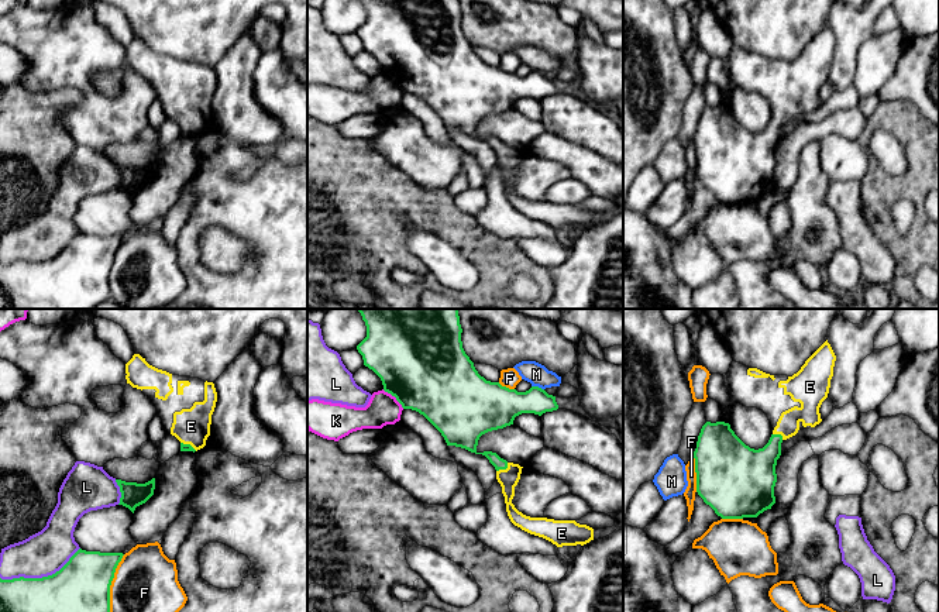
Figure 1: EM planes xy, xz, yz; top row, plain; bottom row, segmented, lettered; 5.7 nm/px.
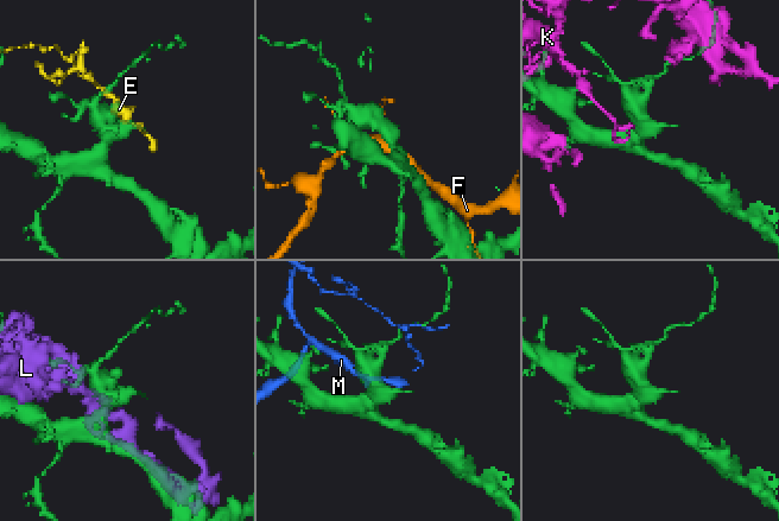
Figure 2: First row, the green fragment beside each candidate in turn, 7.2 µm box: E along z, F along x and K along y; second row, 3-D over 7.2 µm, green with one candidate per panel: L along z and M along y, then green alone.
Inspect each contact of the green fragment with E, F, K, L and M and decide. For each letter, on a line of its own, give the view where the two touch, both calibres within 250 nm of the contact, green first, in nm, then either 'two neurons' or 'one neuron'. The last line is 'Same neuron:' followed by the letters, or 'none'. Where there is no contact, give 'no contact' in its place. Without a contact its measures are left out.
E: xz | 100/120 nm | one neuron
F: xy | 360/400 nm | two neurons
K: xz | 500/180 nm | two neurons
L: xy | 500/260 nm | two neurons
M: xz | 220/120 nm | two neurons
Same neuron: E

